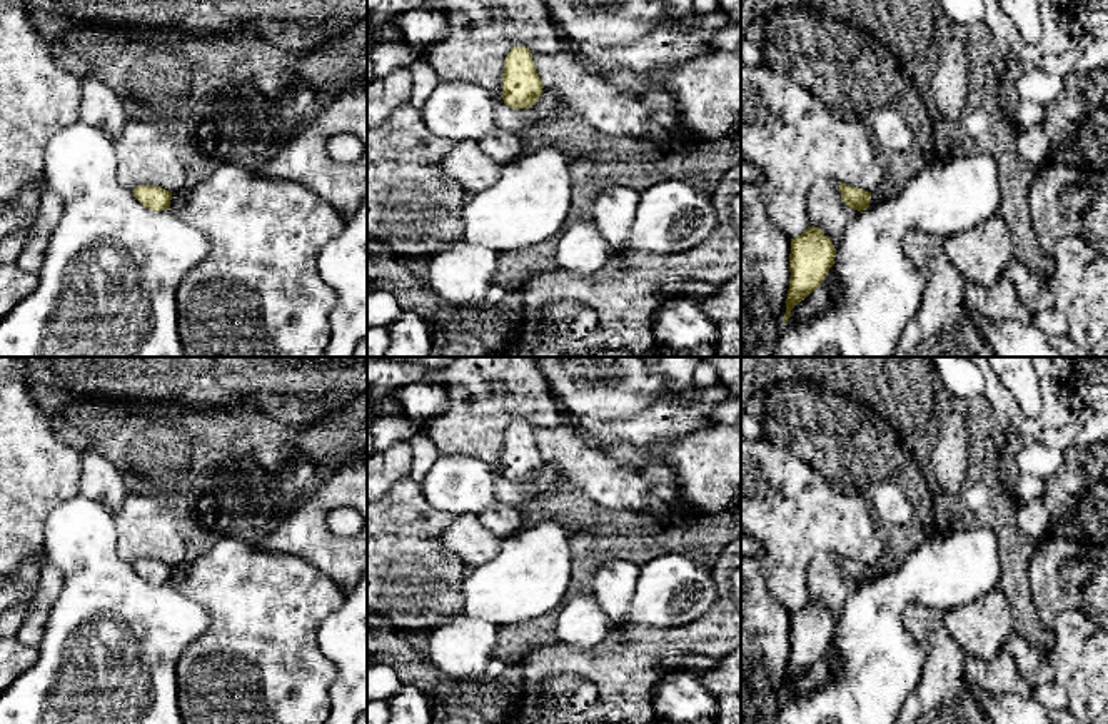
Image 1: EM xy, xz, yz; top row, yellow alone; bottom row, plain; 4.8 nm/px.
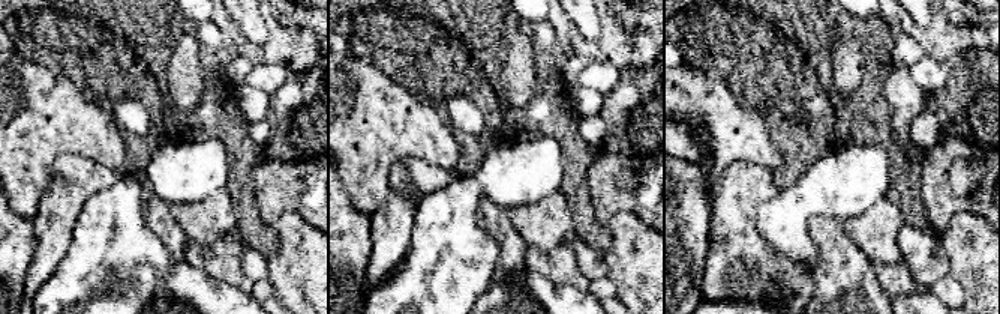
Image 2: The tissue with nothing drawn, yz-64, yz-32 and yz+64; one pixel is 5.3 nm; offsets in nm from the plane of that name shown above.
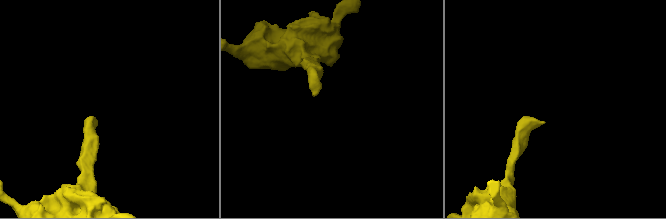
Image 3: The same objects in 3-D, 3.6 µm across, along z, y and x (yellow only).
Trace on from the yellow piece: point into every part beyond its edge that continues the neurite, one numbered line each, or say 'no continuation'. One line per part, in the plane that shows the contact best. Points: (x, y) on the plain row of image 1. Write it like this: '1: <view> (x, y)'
no continuation

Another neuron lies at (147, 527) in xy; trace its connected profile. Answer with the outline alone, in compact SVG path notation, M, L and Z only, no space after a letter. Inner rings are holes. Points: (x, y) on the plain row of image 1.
M127 492L112 519L118 534L118 556L125 562L155 559L177 566L185 561L175 504L167 497Z

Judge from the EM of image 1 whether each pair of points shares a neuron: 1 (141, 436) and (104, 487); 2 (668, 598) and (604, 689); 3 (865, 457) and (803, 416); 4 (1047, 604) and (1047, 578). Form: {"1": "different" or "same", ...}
{"1": "different", "2": "different", "3": "same", "4": "same"}

